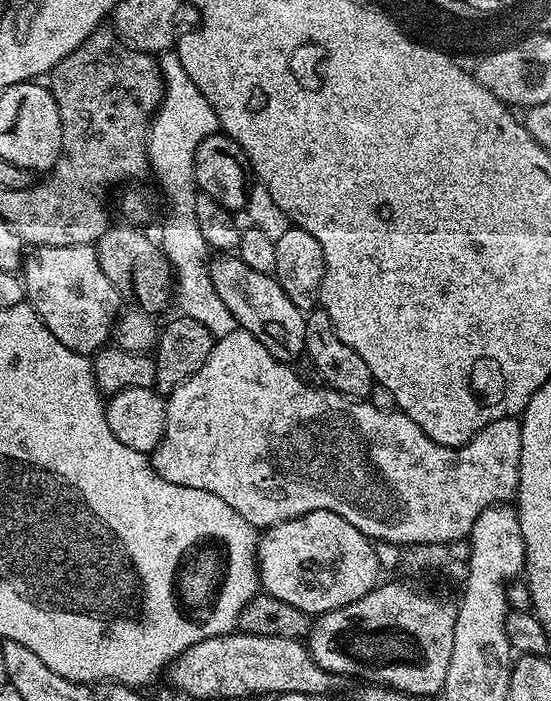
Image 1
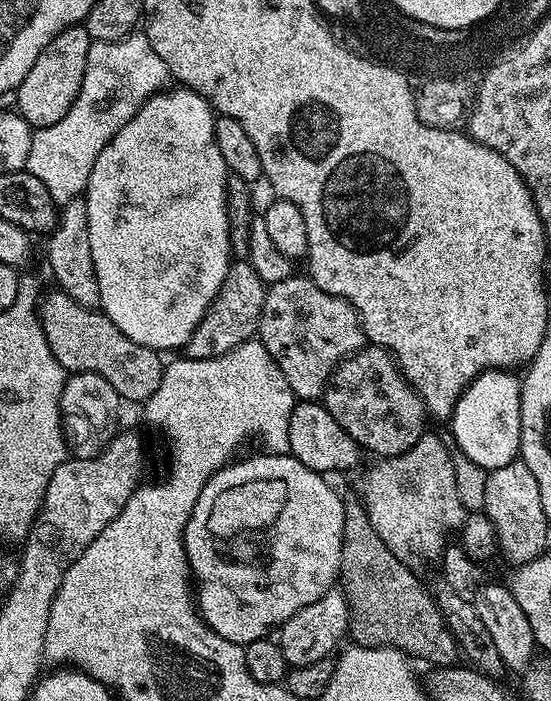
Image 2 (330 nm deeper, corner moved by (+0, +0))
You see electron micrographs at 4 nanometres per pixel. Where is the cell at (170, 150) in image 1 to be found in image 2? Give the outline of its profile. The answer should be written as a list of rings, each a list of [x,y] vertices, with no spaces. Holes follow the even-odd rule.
[[[143,31],[132,32],[118,42],[92,43],[90,54],[86,54],[86,74],[82,74],[82,90],[78,90],[78,98],[74,98],[74,106],[70,106],[62,122],[33,131],[26,171],[34,174],[34,178],[39,178],[42,186],[50,190],[50,198],[54,198],[57,206],[66,205],[72,200],[83,197],[98,154],[102,154],[102,150],[114,138],[114,134],[118,134],[118,130],[122,130],[122,126],[126,126],[126,122],[134,118],[137,110],[150,97],[157,95],[169,80],[166,62],[162,62],[162,58],[154,54],[154,46],[150,46],[148,37]]]

